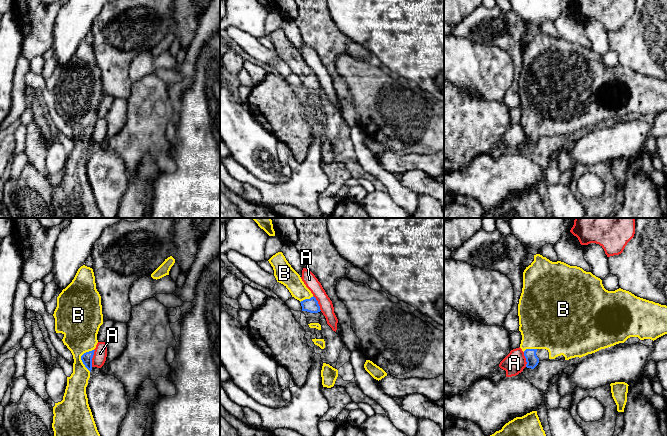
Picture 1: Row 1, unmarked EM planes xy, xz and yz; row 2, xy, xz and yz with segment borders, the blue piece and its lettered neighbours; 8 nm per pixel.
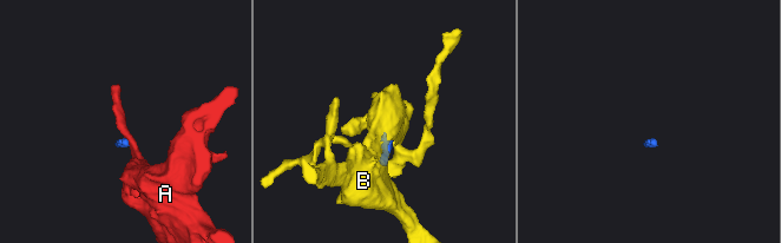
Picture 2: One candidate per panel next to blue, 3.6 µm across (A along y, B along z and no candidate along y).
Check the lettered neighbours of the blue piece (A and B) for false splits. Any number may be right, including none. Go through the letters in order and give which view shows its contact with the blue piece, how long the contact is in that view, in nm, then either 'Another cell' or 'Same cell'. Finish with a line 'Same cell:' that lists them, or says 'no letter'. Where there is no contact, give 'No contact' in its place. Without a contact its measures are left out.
A: Touches blue in xy. Shared border 150 nm. Another cell
B: Touches blue in xy. Shared border 190 nm. Same cell
Same cell: B

